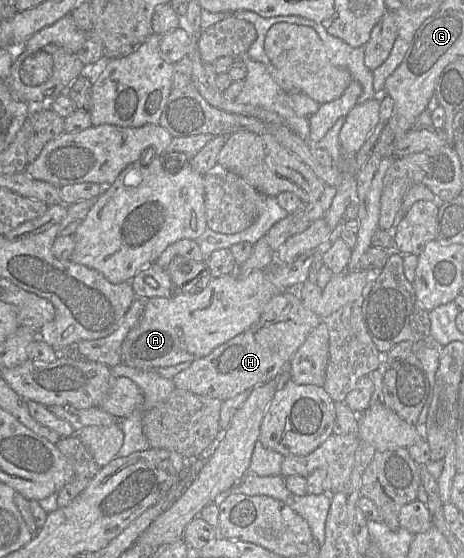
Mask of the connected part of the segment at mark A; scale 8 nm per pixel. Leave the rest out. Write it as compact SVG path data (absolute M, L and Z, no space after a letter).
M255 270L247 276L232 273L213 277L206 288L197 294L149 298L145 300L142 317L123 341L122 363L140 370L155 370L203 358L256 323L267 303L278 293L280 291L266 278L264 270Z

